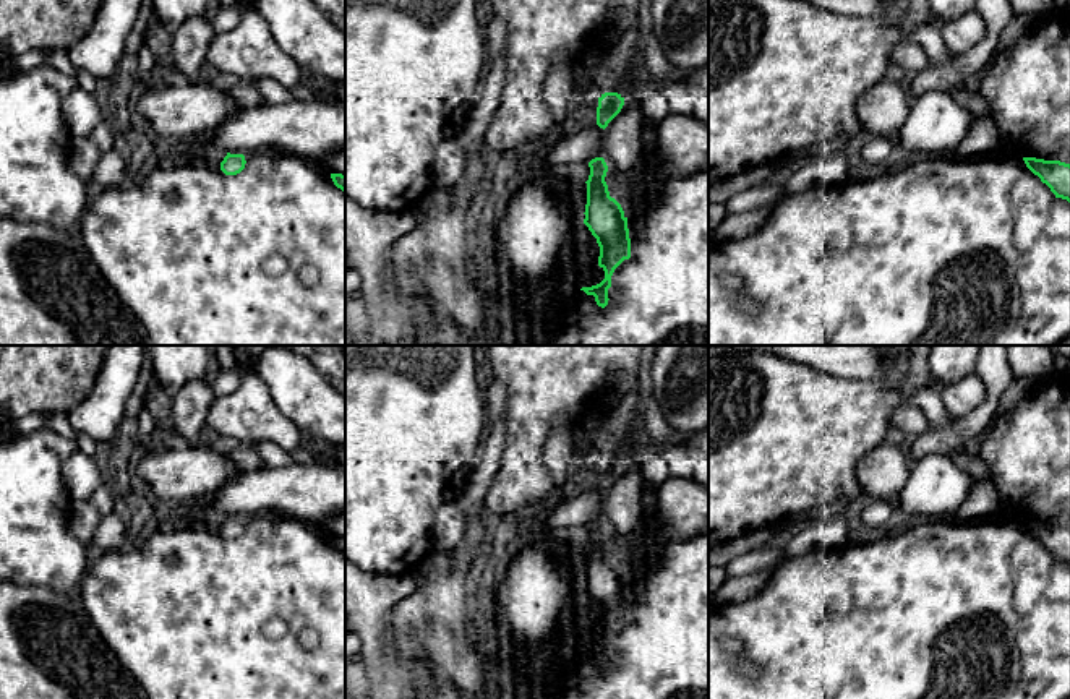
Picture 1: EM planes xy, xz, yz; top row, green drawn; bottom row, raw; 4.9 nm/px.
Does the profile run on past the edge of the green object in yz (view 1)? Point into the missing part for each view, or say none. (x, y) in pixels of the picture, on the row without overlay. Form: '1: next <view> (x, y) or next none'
1: next none

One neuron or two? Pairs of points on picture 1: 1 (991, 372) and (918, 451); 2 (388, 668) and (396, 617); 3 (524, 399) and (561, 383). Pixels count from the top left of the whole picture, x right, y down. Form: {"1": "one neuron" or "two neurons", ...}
{"1": "one neuron", "2": "two neurons", "3": "one neuron"}

